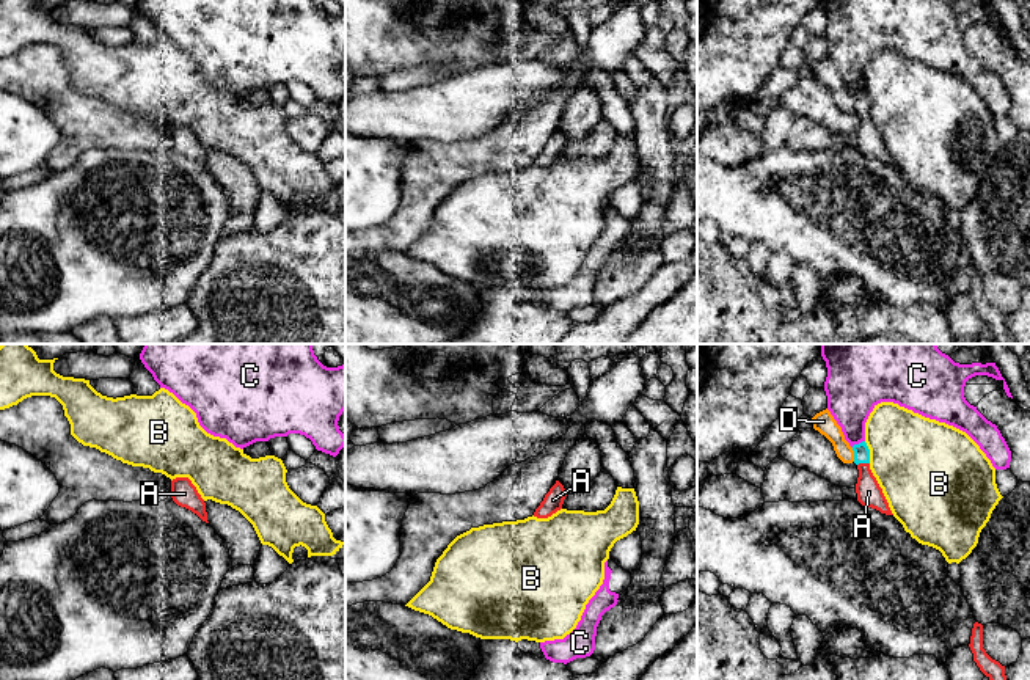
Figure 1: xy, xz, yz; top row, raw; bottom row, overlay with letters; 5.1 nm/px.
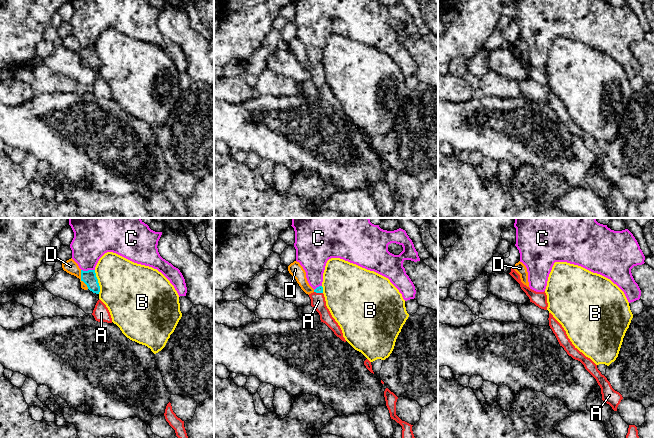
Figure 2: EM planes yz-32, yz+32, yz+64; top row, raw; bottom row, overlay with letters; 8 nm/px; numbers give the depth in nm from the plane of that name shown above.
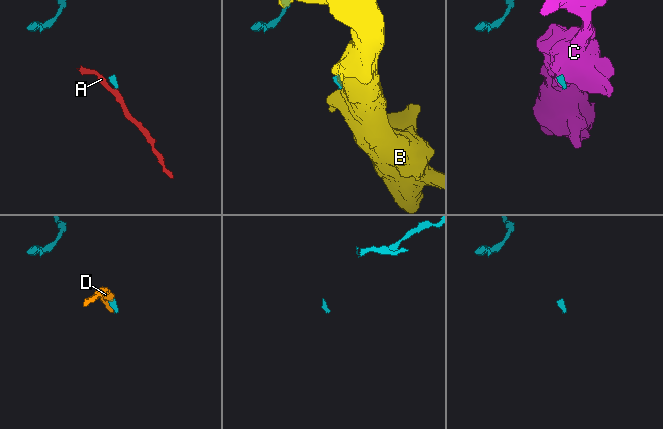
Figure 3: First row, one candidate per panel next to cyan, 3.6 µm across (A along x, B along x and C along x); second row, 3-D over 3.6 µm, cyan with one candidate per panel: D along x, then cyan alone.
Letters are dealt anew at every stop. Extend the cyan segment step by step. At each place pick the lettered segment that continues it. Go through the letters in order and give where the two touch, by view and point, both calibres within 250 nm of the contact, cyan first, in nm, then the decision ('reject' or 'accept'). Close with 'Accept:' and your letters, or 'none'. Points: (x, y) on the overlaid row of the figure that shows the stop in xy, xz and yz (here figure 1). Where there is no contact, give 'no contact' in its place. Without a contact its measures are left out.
A: contact yz (862, 462); calibres 80 and 130 nm; accept
B: contact yz (869, 453); calibres 80 and 460 nm; reject
C: contact yz (859, 443); calibres 80 and 260 nm; reject
D: contact yz (854, 454); calibres 80 and 110 nm; reject
Accept: A

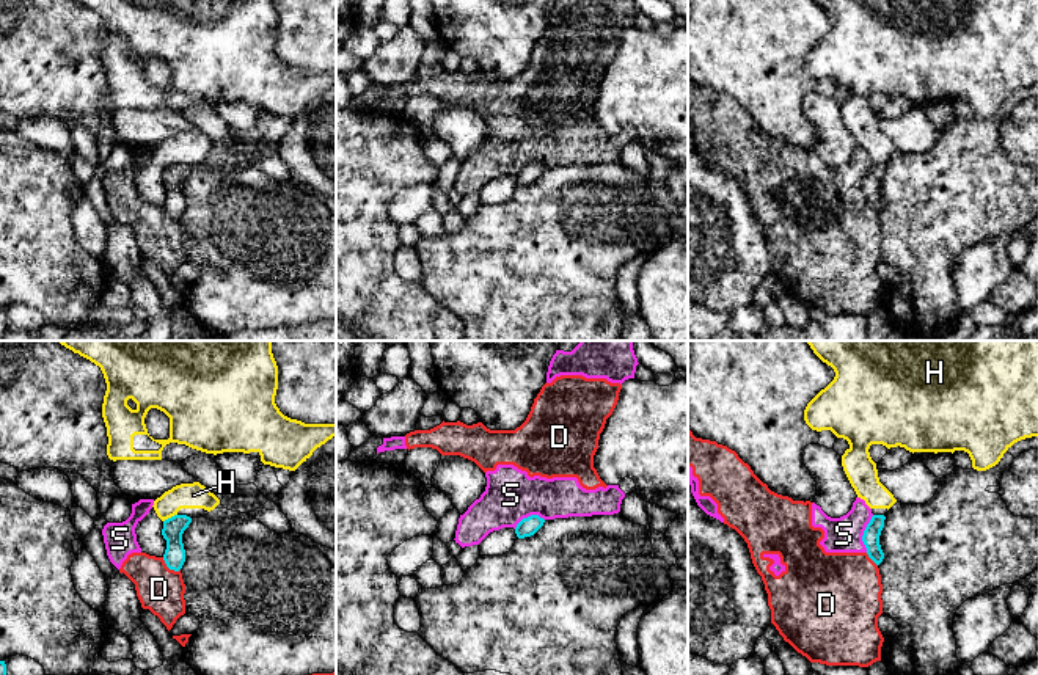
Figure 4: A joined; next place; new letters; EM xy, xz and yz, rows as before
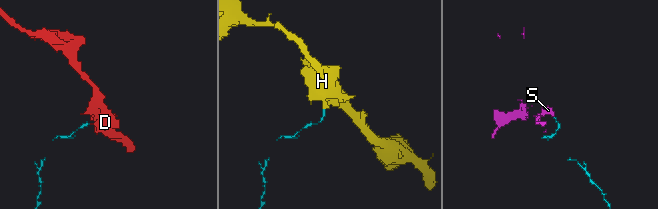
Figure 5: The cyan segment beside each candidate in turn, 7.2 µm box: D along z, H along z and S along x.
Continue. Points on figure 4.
D: contact xy (170, 569); calibres 110 and 240 nm; reject
H: contact xy (171, 517); calibres 110 and 130 nm; reject
S: contact yz (864, 534); calibres 90 and 180 nm; reject
Accept: none

